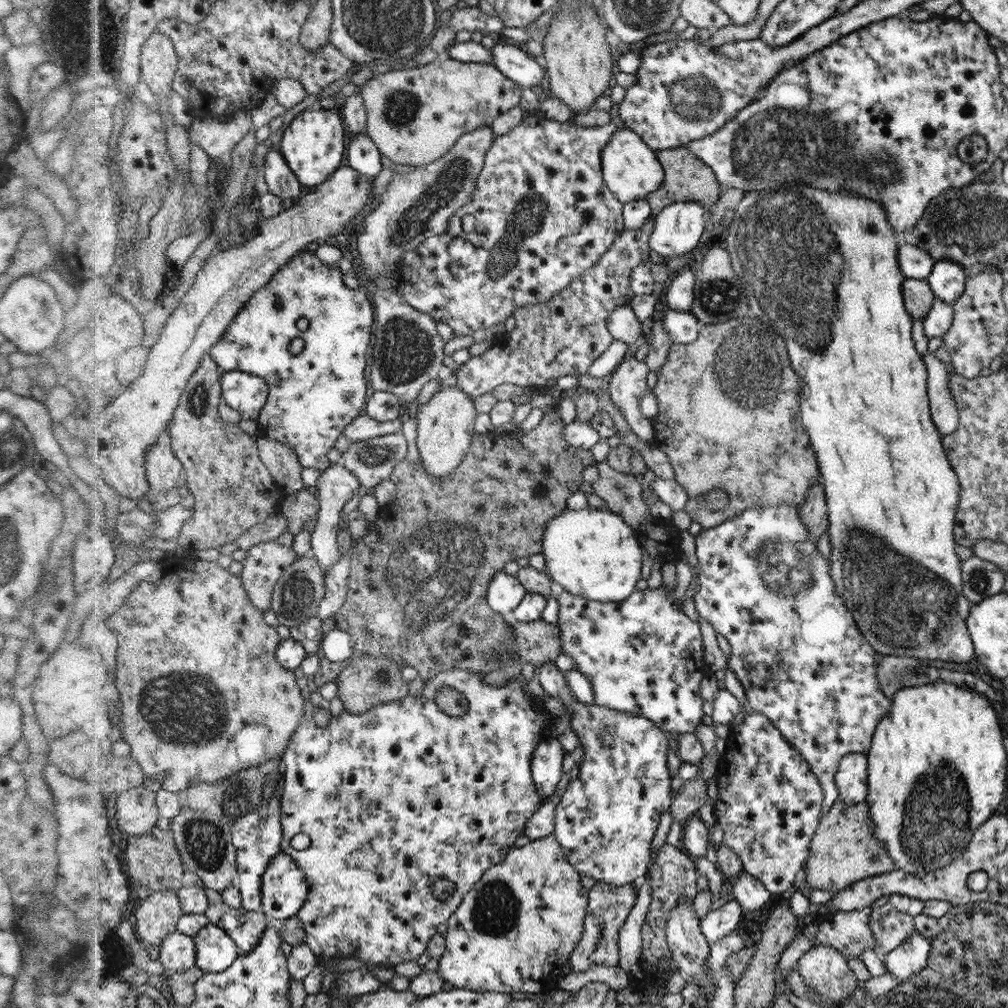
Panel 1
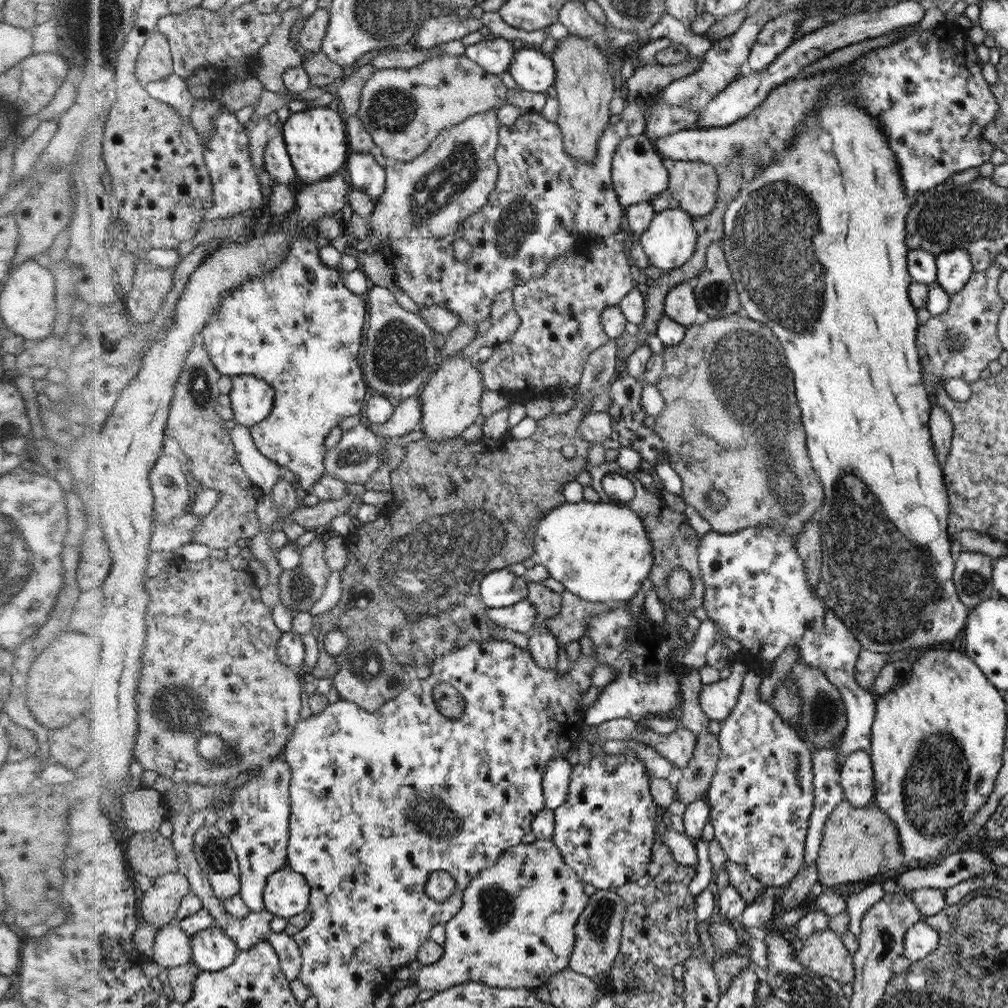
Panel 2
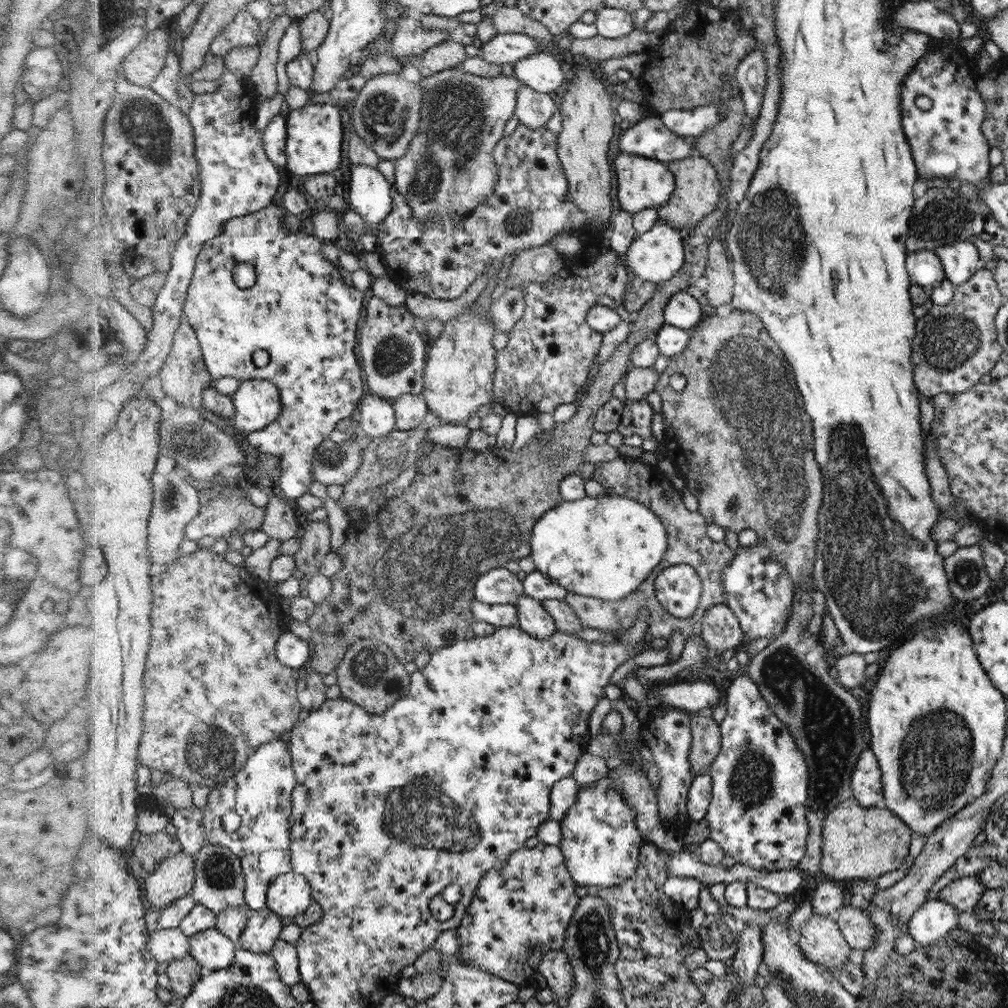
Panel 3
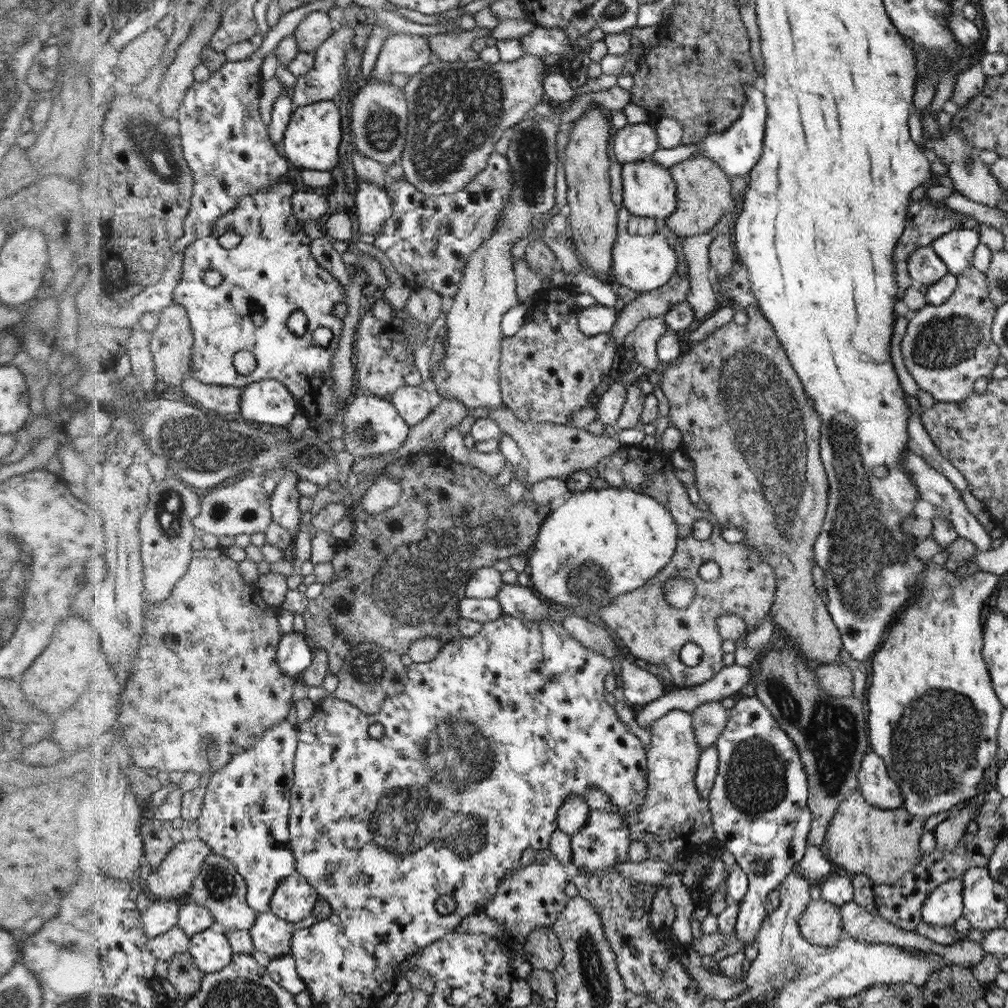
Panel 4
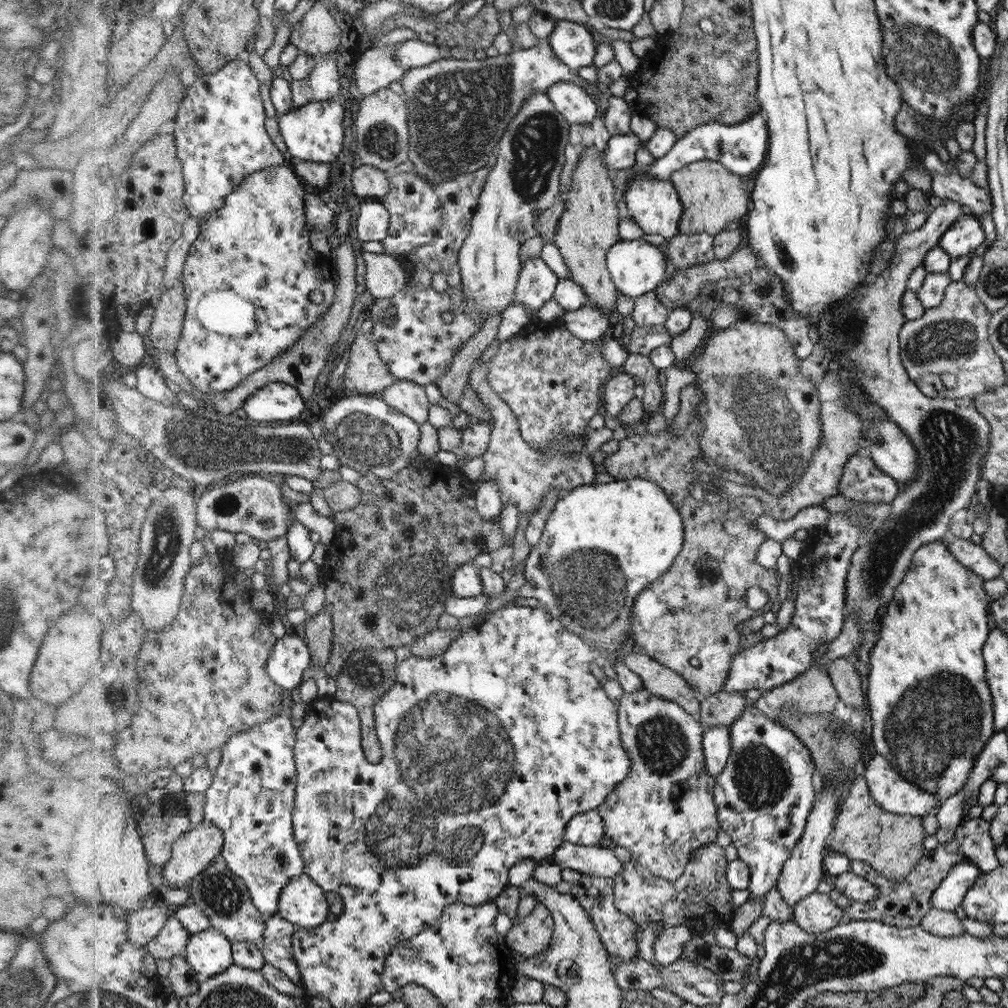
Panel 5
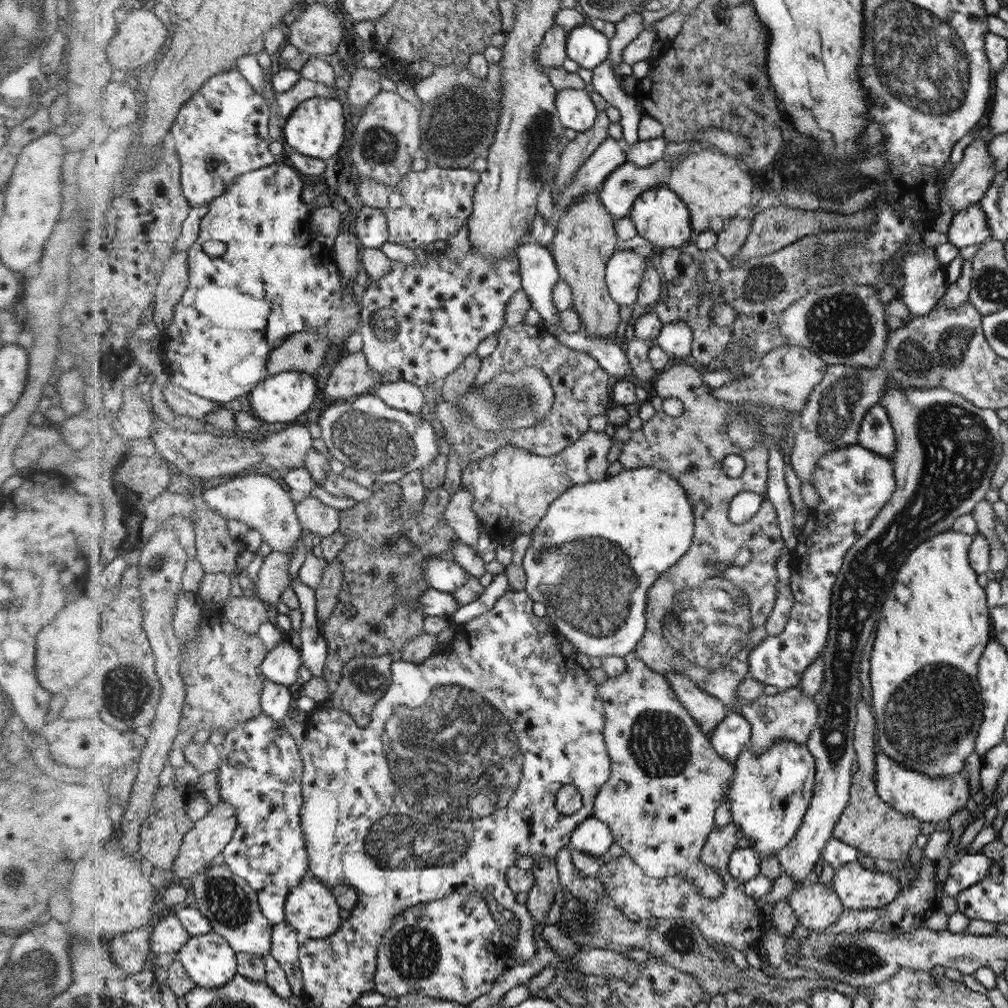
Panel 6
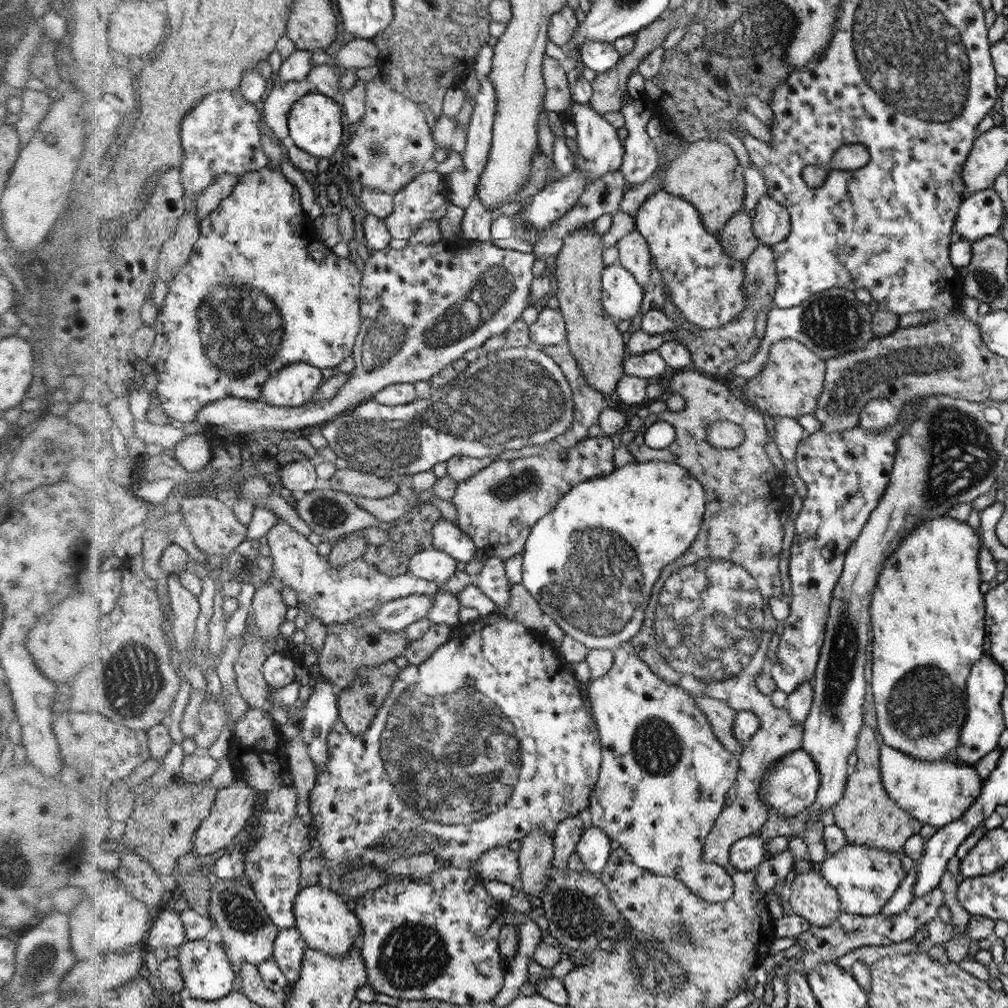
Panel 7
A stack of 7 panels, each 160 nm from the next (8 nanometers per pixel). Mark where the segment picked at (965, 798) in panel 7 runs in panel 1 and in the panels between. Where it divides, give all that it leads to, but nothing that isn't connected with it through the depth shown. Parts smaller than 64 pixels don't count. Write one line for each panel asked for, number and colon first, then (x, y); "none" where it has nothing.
1: (852, 778)
2: (857, 779)
3: (868, 790)
4: (879, 789)
5: (890, 790)
6: (932, 800)

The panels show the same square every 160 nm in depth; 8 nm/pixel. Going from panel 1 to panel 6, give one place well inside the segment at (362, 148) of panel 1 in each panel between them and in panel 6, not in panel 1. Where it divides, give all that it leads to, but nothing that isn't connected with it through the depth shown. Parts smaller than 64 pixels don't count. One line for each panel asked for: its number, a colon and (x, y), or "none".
2: (366, 175)
3: (370, 195)
4: (373, 205)
5: (373, 221)
6: (371, 224)

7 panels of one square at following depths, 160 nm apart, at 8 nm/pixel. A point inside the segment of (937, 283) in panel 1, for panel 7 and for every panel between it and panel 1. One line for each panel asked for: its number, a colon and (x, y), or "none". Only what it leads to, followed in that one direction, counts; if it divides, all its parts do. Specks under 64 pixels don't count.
2: (954, 268)
3: (960, 261)
4: (956, 248)
5: (966, 234)
6: (970, 226)
7: (981, 214)

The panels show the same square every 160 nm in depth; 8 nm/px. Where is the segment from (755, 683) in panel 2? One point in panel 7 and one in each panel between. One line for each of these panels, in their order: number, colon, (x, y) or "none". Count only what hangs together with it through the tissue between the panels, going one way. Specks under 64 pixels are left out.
3: (758, 815)
4: (759, 800)
5: (764, 795)
6: (771, 793)
7: (791, 786)

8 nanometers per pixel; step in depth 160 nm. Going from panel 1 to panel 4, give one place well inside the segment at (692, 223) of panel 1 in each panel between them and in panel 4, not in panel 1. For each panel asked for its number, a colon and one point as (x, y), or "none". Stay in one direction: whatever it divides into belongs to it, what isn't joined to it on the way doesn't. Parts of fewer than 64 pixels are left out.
2: (670, 240)
3: (657, 255)
4: (641, 263)

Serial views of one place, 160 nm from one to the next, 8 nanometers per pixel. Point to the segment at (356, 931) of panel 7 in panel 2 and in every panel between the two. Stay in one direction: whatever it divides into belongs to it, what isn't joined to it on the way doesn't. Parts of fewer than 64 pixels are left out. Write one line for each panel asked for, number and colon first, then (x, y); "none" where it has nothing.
2: (289, 893)
3: (291, 894)
4: (296, 899)
5: (304, 902)
6: (313, 908)

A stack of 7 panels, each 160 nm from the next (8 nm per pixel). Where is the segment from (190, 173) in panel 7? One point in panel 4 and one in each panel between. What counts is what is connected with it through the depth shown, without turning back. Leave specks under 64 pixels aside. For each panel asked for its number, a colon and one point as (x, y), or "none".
4: (229, 147)
5: (221, 134)
6: (223, 133)

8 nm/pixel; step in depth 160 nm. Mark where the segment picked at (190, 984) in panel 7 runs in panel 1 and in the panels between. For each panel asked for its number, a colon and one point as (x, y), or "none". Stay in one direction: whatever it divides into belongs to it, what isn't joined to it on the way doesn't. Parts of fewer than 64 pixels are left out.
1: (217, 950)
2: (215, 950)
3: (215, 951)
4: (213, 951)
5: (211, 953)
6: (211, 960)

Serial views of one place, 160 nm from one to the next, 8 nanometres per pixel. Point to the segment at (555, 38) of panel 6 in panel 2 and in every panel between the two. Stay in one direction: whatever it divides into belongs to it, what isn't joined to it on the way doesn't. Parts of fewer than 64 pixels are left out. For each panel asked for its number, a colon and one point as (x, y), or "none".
2: (429, 197)
3: (449, 167)
4: (458, 110)
5: (458, 108)

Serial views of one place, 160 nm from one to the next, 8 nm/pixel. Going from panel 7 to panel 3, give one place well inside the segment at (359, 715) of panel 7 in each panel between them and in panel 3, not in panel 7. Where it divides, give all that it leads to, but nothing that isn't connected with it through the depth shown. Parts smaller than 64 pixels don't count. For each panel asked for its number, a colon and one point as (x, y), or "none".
3: (370, 675)
4: (370, 673)
5: (368, 673)
6: (364, 680)

